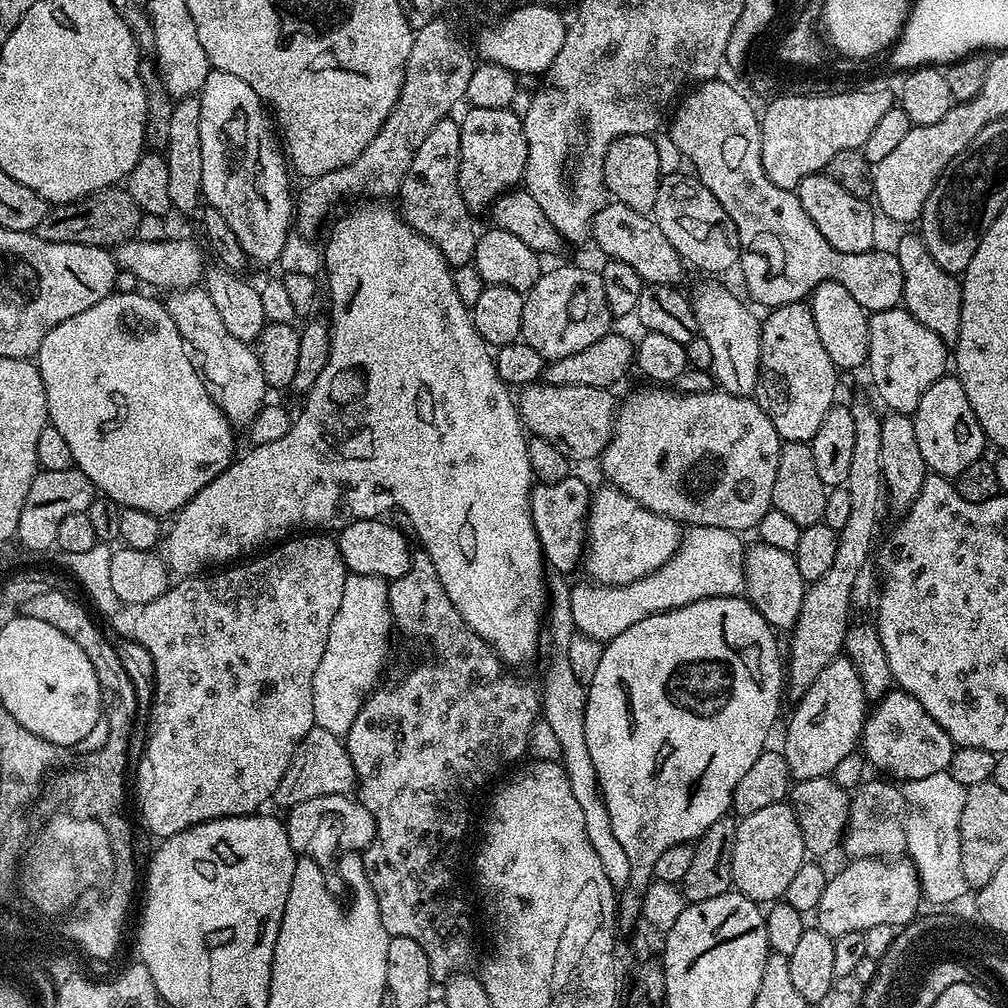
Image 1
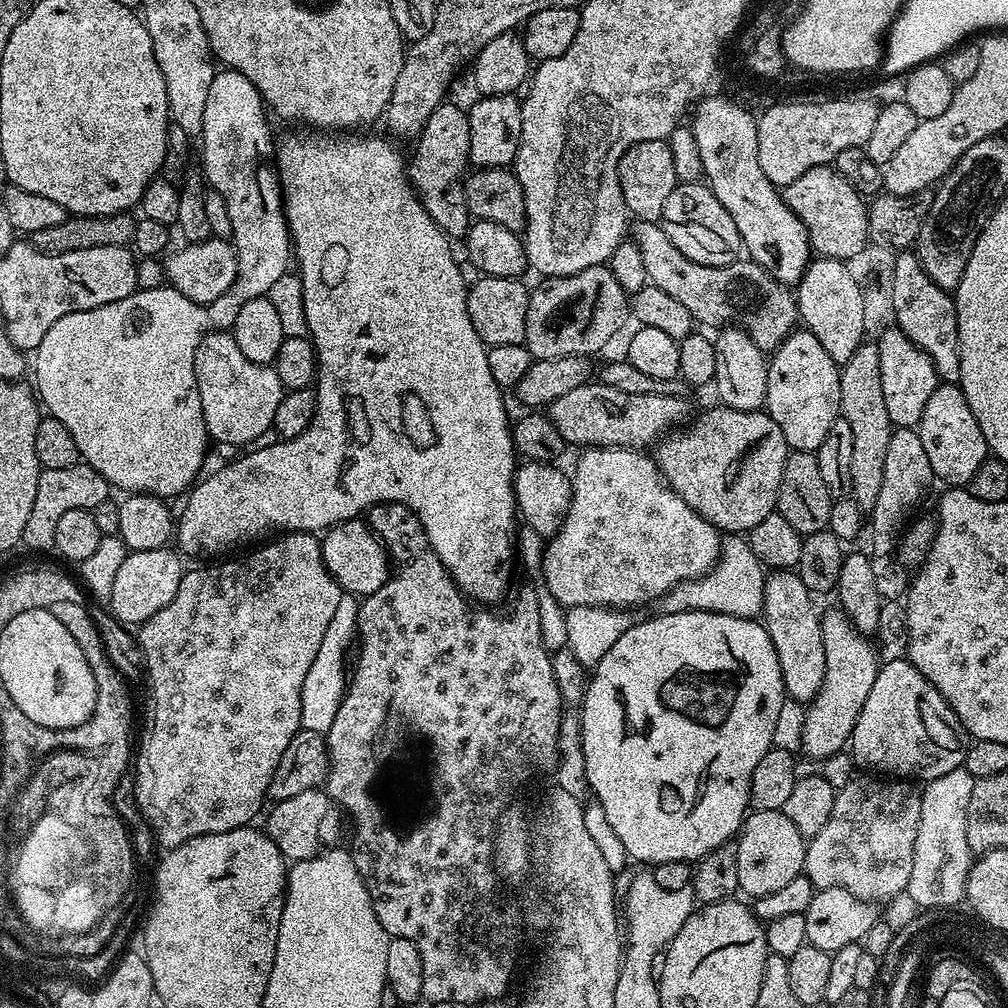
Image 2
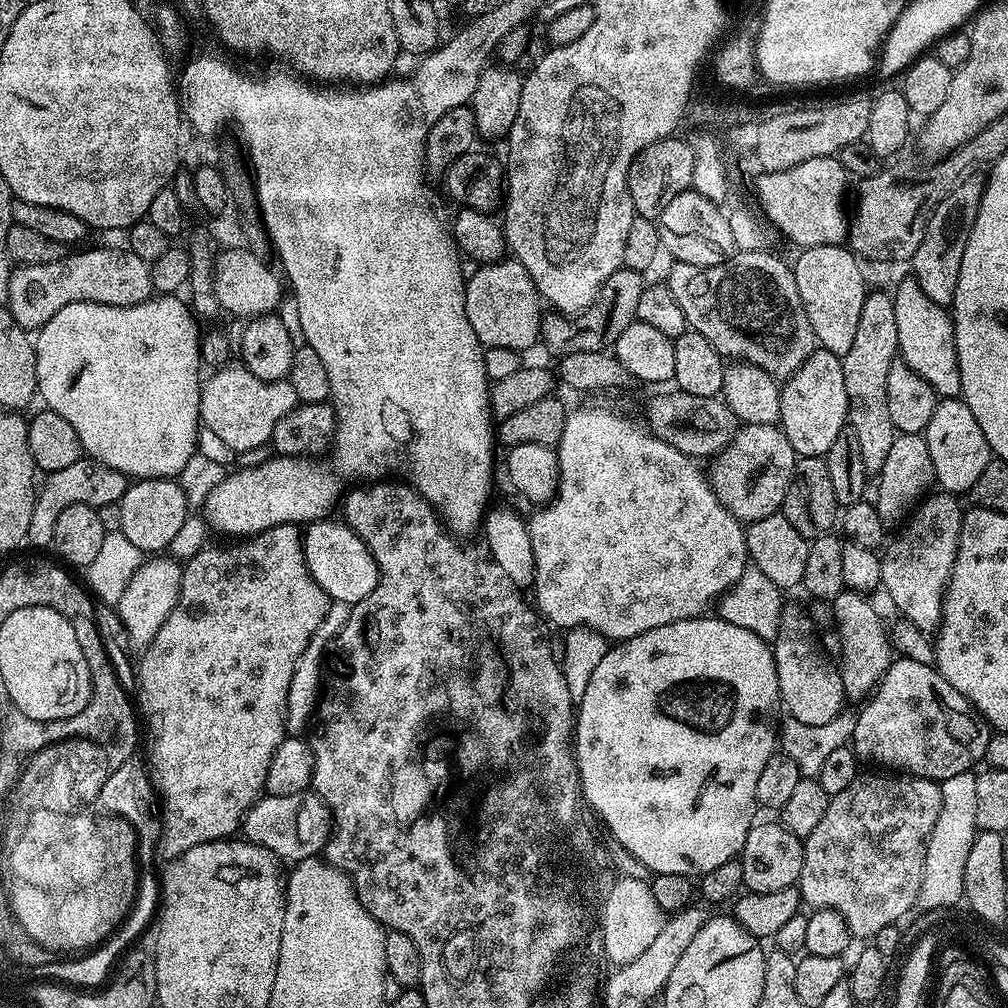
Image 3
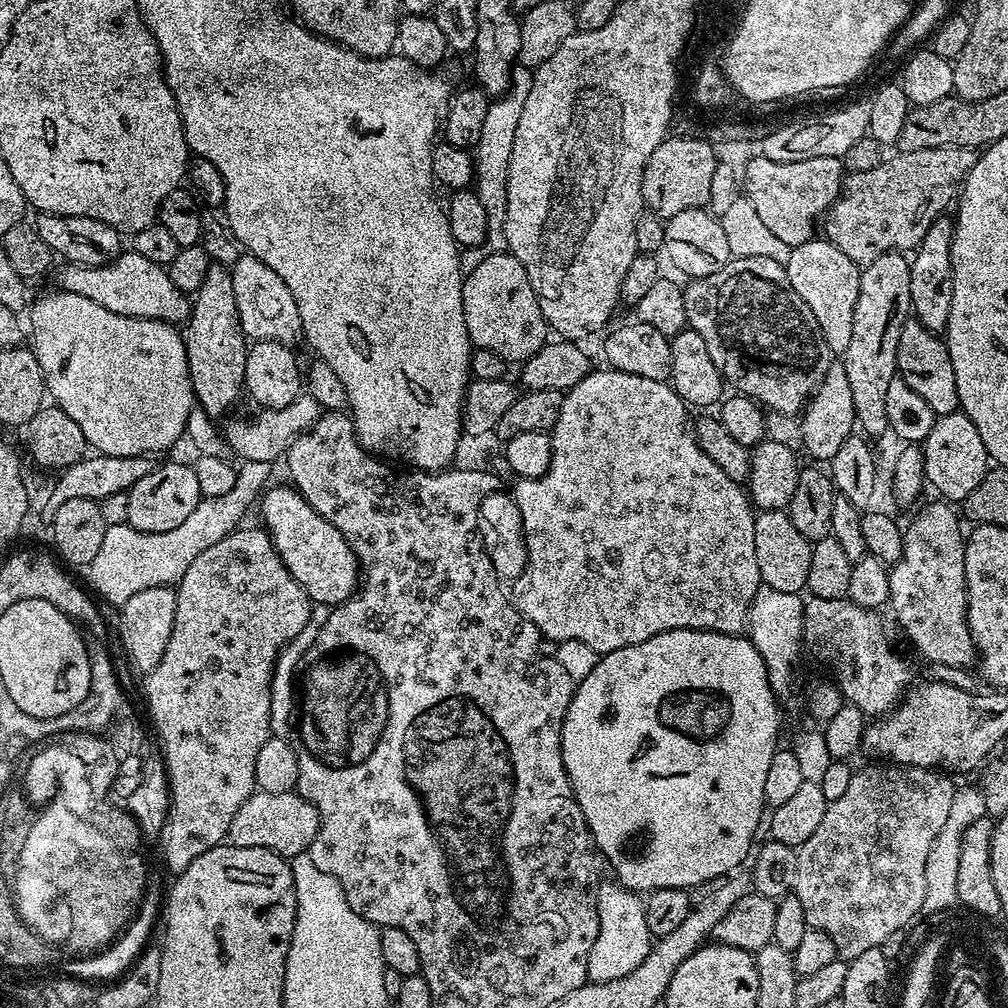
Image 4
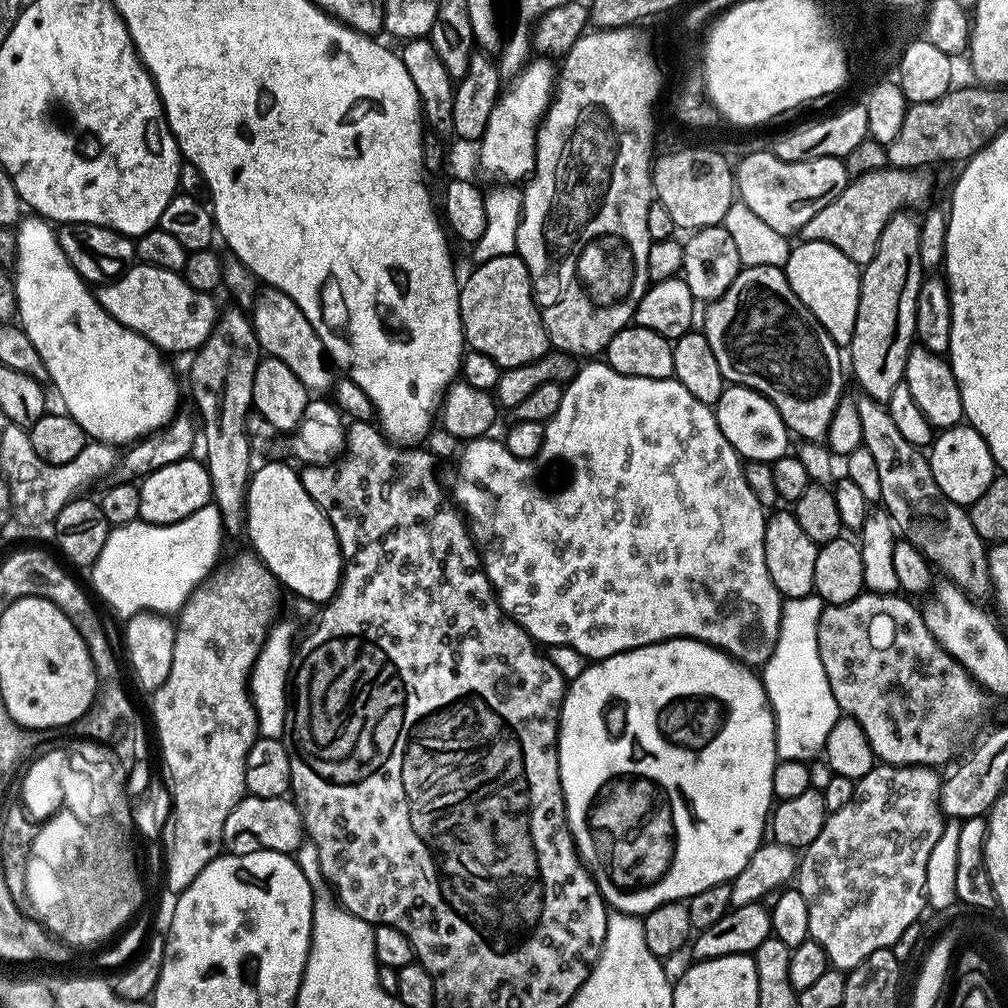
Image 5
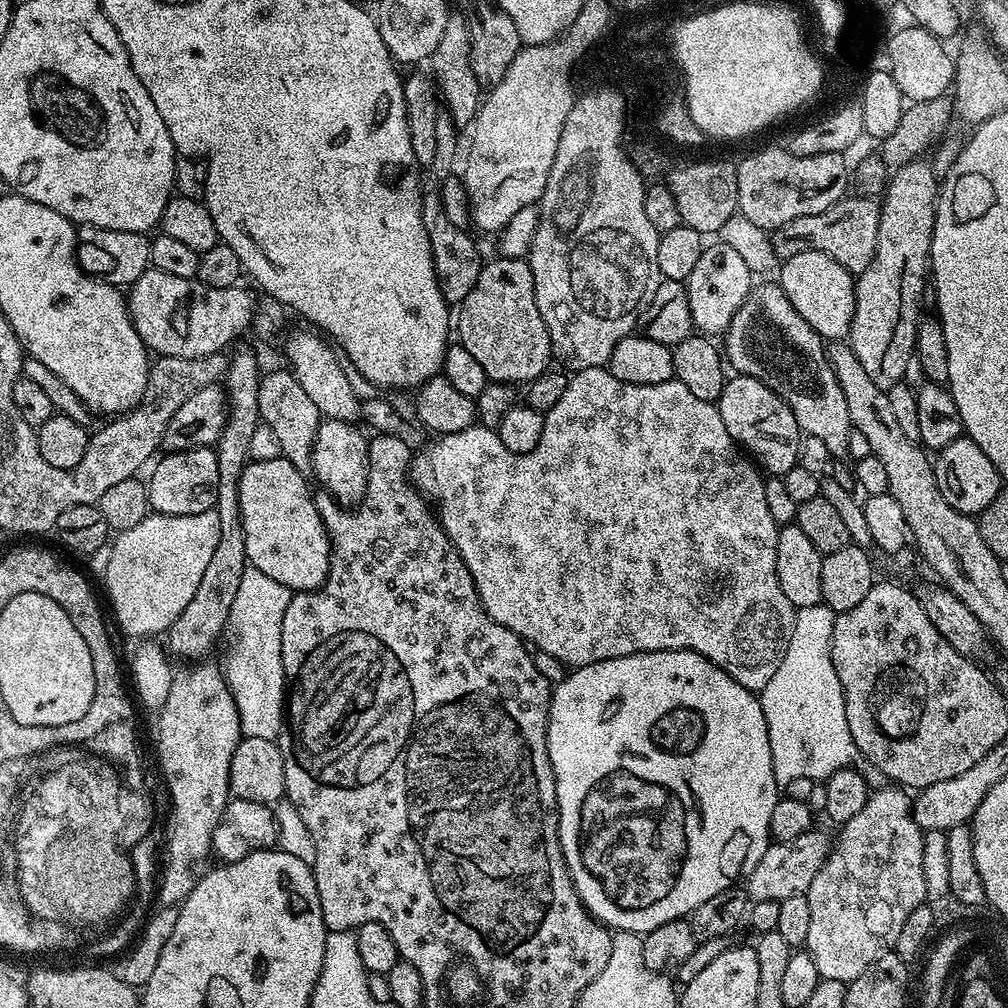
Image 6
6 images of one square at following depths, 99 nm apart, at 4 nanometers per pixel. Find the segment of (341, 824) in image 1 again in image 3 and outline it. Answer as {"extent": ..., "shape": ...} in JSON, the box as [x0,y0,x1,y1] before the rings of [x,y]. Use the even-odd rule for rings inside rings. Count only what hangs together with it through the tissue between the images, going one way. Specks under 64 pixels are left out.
{"extent":[243,790,332,862],"shape":[[[311,790],[285,796],[260,797],[244,815],[243,839],[270,850],[281,861],[299,862],[313,859],[328,843],[332,831],[332,814],[323,800]]]}

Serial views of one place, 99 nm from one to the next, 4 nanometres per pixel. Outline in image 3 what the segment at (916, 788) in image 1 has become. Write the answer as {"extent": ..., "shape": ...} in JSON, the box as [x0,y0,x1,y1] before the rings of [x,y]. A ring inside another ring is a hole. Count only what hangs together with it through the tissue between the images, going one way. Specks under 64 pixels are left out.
{"extent":[916,770,978,909],"shape":[[[969,770],[962,774],[954,774],[954,778],[946,778],[941,784],[942,810],[938,810],[938,822],[934,822],[934,830],[926,846],[926,858],[922,870],[922,886],[916,899],[921,909],[953,908],[964,899],[962,874],[966,871],[966,858],[970,855],[970,846],[974,846],[974,838],[978,831],[978,782],[977,773]]]}

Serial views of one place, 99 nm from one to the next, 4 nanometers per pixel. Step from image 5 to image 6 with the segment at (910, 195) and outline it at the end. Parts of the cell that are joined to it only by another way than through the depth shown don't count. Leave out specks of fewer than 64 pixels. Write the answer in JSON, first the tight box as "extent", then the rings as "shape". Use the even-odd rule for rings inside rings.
{"extent":[771,195,880,274],"shape":[[[849,195],[834,206],[818,214],[806,214],[806,218],[794,218],[771,233],[774,254],[781,261],[794,258],[794,254],[821,252],[847,272],[859,274],[870,266],[876,253],[878,226],[880,225],[880,204],[873,197]]]}

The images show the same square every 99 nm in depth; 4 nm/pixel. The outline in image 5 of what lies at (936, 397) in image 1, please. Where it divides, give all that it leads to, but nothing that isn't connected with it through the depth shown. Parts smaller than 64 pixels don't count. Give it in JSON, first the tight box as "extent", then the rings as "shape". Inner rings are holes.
{"extent":[927,422,998,506],"shape":[[[967,422],[943,429],[933,439],[927,458],[941,495],[950,502],[963,506],[971,506],[978,502],[978,498],[986,494],[986,486],[990,486],[990,482],[998,475],[996,463],[990,454],[990,446],[986,446],[982,434],[978,434],[978,430],[974,430]]]}

